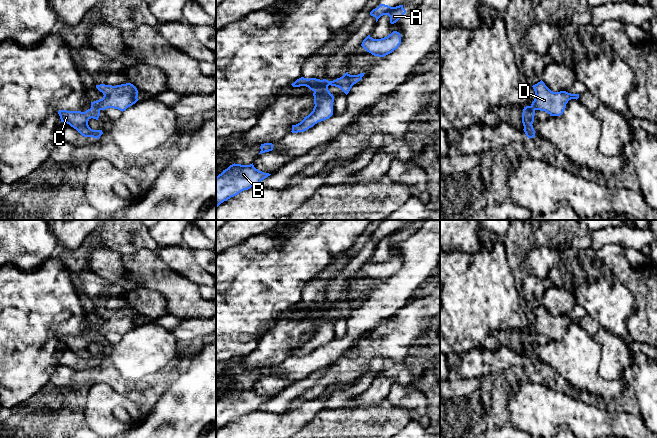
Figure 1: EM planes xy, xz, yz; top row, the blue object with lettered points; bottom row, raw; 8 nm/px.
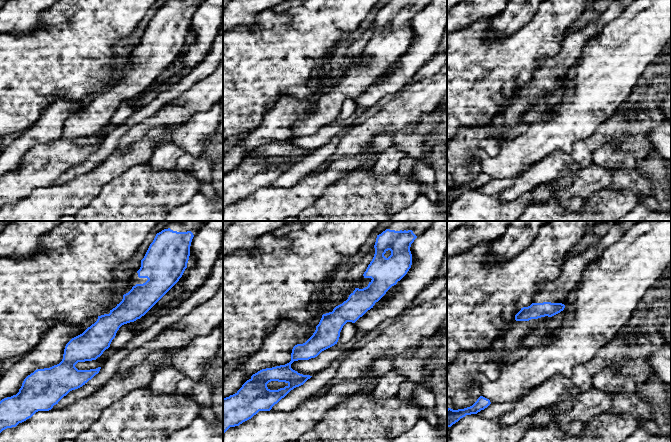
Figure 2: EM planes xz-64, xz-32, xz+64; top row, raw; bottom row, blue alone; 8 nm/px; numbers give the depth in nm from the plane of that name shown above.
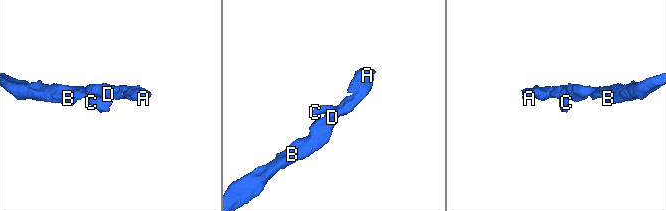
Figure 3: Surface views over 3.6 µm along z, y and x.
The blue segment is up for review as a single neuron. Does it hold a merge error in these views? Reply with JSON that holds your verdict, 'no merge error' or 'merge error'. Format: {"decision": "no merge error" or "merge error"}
{"decision": "merge error"}

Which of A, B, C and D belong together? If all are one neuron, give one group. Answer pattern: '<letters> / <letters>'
A B D / C

